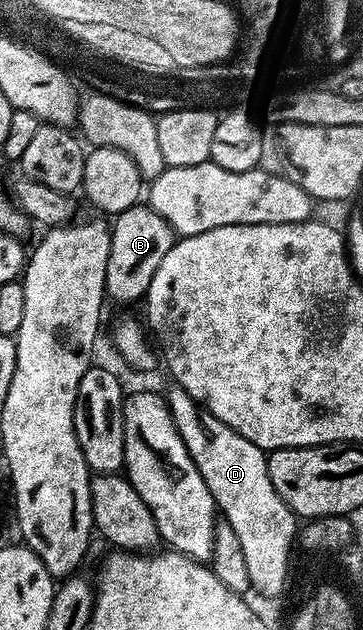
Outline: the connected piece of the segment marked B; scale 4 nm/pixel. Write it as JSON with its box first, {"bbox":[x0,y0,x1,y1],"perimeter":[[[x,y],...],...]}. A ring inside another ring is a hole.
{"bbox":[105,206,175,304],"perimeter":[[[148,206],[128,208],[116,213],[112,221],[109,237],[111,250],[107,258],[107,274],[105,275],[105,294],[110,301],[117,304],[133,304],[144,297],[149,289],[151,278],[163,262],[167,250],[175,242],[175,233],[168,222],[159,214],[155,214]]]}

